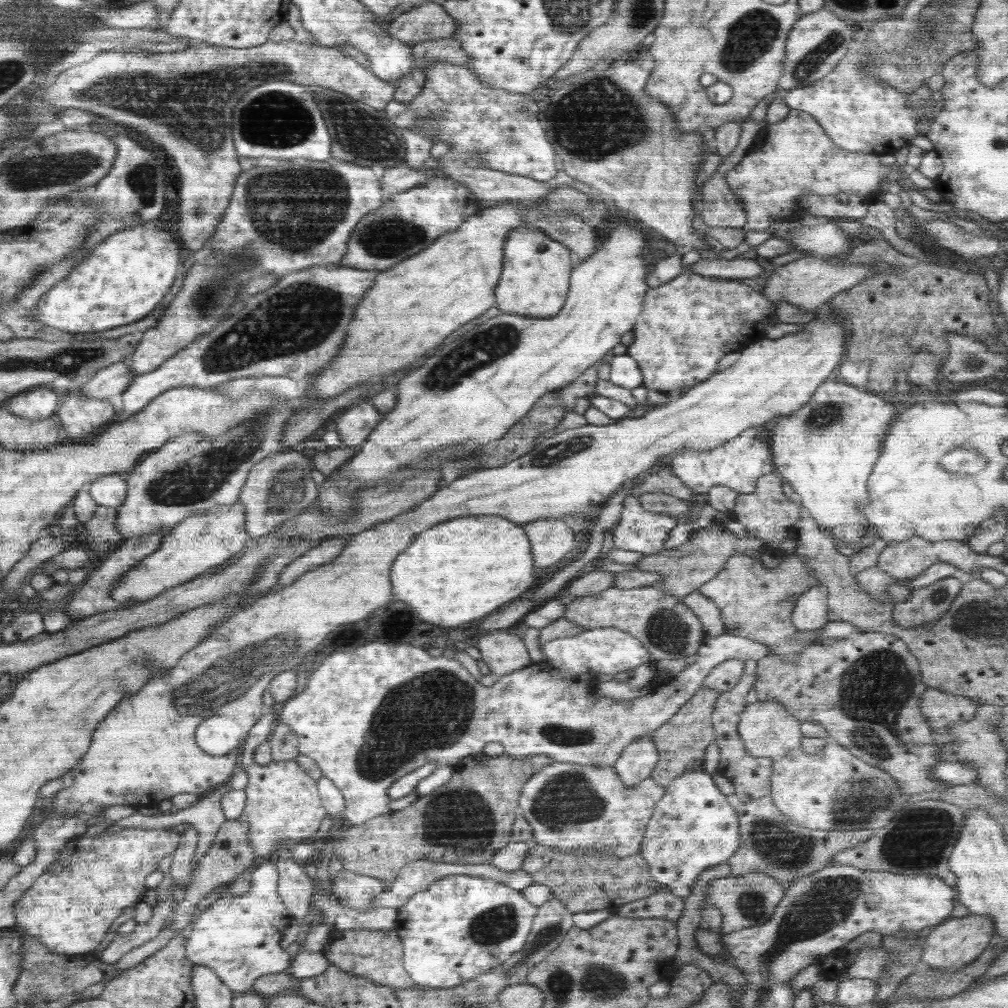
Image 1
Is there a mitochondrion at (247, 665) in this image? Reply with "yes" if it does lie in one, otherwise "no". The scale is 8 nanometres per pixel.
yes

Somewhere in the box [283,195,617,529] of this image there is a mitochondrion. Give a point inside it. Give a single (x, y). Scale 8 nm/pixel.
(466, 360)

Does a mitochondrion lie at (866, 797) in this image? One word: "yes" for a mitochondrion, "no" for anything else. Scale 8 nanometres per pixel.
yes

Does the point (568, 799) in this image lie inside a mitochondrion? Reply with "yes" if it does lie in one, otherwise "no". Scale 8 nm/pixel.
yes

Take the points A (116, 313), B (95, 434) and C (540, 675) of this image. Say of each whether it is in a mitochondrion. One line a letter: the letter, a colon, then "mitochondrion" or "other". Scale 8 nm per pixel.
A: other
B: other
C: other

